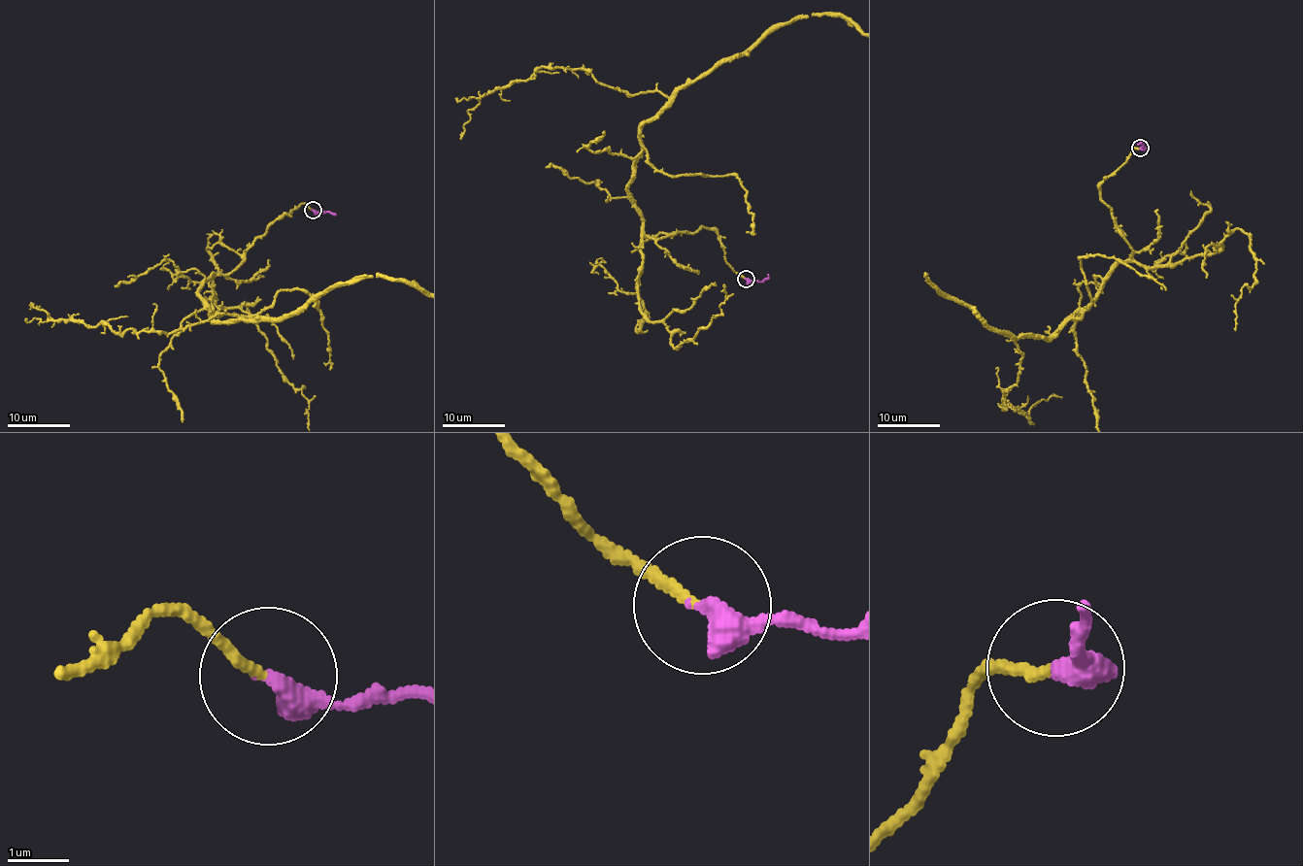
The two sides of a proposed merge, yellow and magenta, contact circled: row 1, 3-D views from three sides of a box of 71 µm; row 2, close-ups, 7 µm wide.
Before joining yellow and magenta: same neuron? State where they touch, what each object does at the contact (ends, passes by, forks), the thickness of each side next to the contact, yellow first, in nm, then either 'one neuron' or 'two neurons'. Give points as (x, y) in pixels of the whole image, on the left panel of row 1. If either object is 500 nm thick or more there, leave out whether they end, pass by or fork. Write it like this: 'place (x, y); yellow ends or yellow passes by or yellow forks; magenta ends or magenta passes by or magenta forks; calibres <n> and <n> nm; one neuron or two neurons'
place (313, 210); yellow ends; magenta ends; calibres 160 and 400 nm; one neuron

